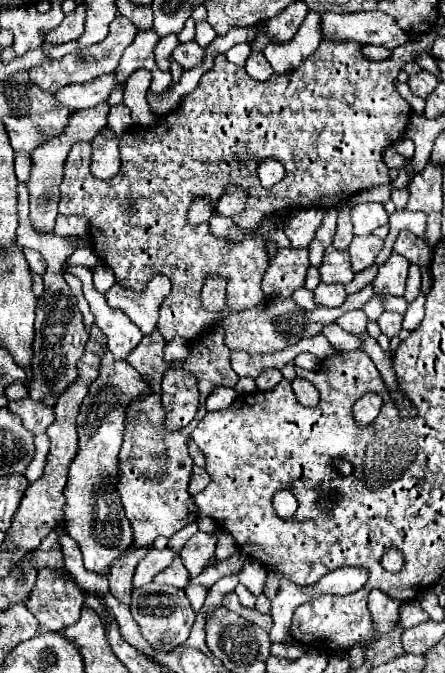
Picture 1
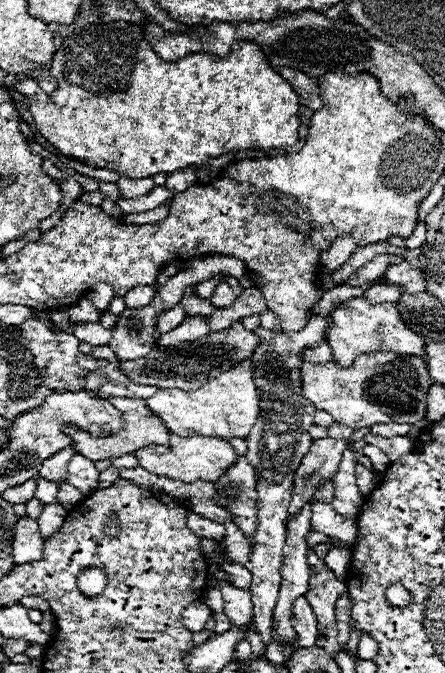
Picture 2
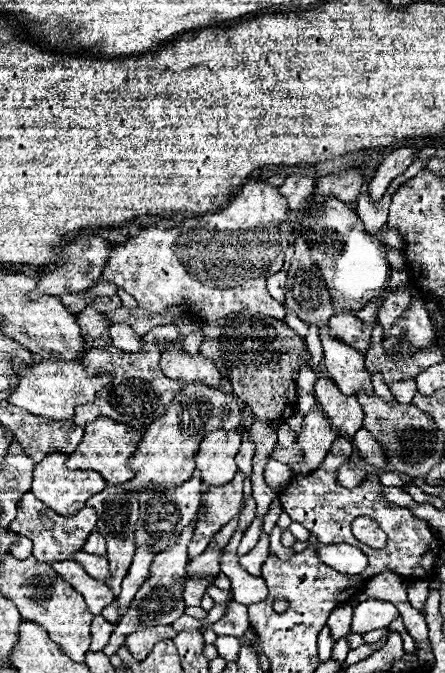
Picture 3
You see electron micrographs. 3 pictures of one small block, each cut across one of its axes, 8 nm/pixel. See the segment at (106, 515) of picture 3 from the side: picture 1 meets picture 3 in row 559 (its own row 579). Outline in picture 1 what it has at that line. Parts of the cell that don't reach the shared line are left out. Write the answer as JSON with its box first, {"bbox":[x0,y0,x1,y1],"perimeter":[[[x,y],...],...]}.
{"bbox":[108,546,148,604],"perimeter":[[[148,546],[142,548],[130,548],[130,552],[124,552],[124,556],[116,558],[110,574],[108,574],[108,582],[110,582],[110,592],[116,600],[120,600],[122,604],[130,604],[130,592],[132,592],[132,576],[134,576],[134,568],[136,564],[146,556]]]}

